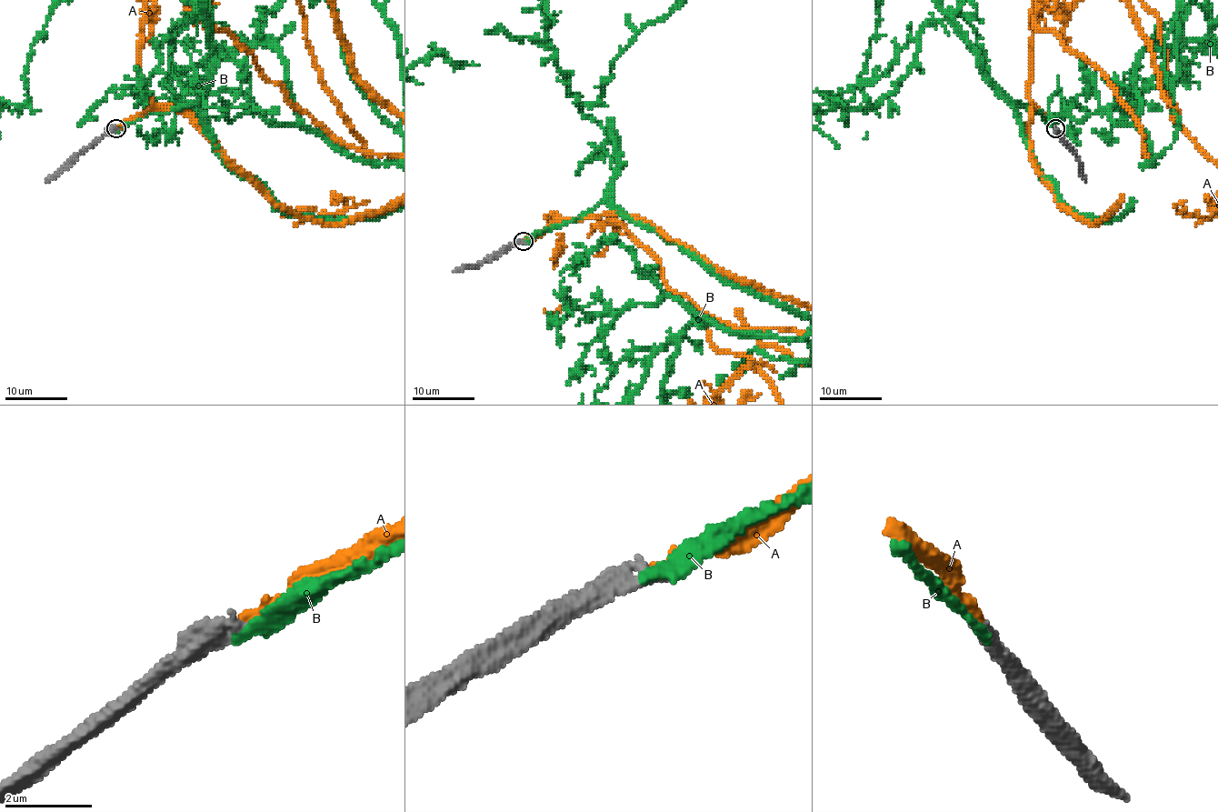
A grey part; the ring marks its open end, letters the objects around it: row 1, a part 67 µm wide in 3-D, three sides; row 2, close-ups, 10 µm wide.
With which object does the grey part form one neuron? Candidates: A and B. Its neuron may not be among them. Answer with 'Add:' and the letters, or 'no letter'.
Add: A

